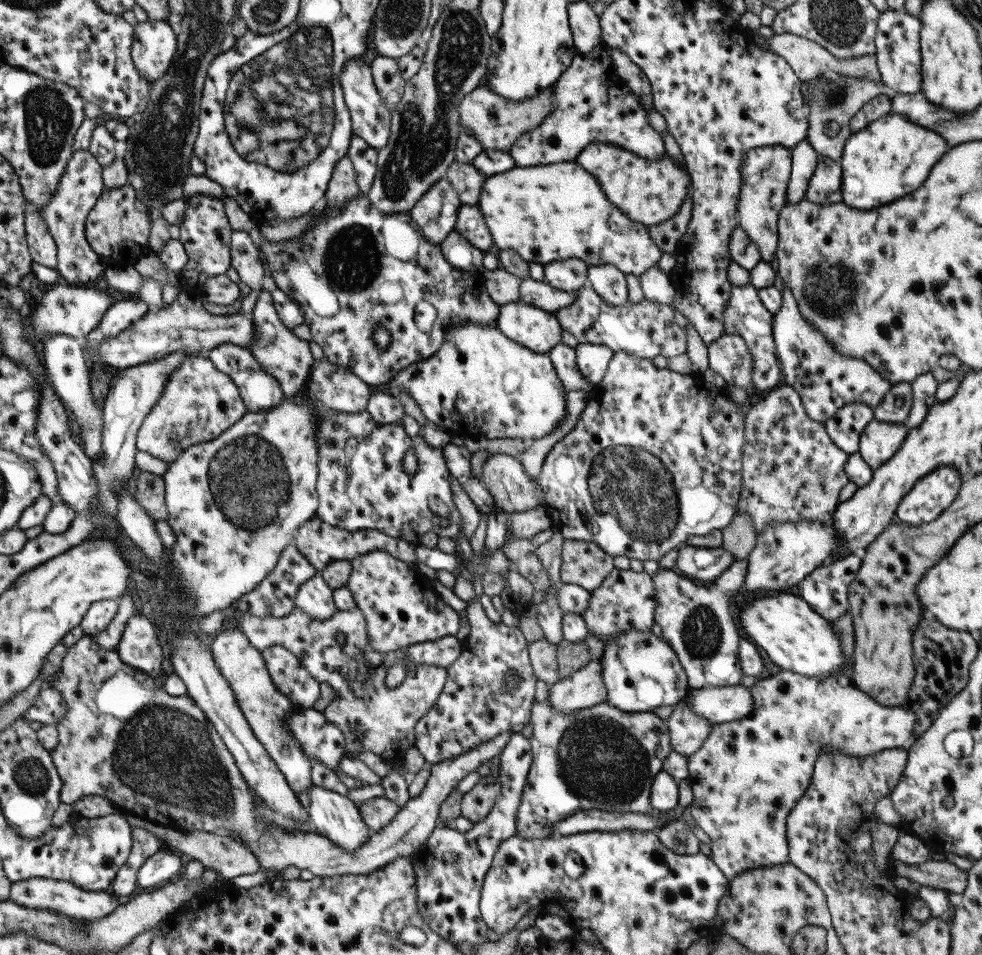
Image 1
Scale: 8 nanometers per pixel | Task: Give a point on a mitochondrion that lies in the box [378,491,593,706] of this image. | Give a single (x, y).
(514, 683)

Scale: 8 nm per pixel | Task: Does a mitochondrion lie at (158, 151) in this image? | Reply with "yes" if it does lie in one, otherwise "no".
yes

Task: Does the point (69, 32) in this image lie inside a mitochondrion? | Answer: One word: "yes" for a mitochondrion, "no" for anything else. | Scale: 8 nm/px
no

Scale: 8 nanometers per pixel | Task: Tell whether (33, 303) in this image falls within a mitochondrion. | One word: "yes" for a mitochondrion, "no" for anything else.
no

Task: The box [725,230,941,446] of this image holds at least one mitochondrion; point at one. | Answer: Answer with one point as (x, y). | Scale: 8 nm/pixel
(830, 300)

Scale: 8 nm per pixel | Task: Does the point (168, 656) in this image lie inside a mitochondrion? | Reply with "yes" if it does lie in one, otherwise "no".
no

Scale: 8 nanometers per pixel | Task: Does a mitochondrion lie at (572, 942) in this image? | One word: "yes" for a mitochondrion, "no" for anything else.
no

